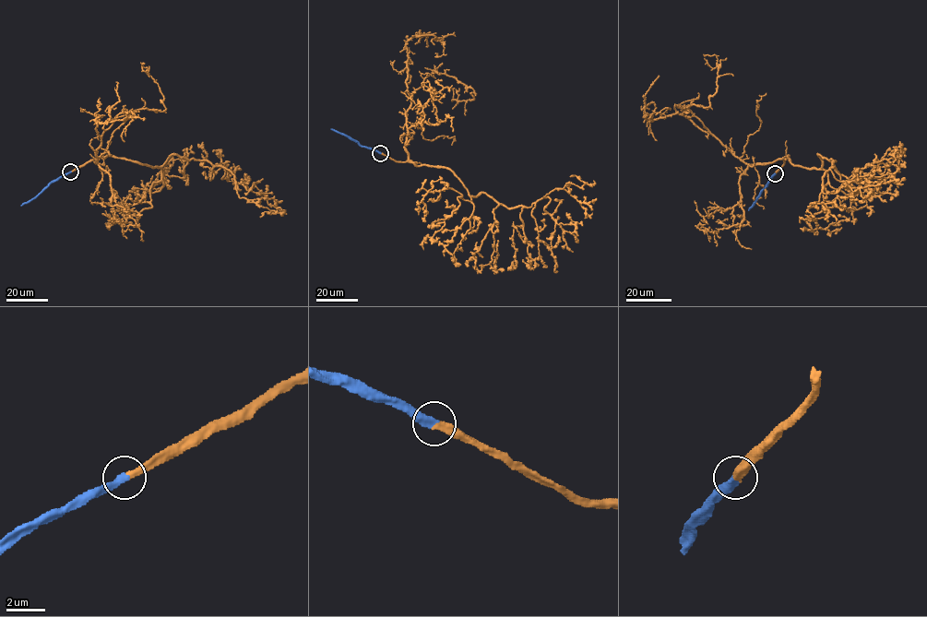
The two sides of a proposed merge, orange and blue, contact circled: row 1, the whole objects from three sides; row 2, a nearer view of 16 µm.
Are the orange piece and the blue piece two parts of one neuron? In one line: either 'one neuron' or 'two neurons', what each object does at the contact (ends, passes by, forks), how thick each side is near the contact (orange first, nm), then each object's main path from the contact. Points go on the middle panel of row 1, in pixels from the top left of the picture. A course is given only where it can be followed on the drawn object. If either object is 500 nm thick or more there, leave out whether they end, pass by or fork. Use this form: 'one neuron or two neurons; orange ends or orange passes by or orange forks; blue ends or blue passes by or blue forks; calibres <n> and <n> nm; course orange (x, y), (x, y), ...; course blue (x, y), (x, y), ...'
one neuron; orange ends; blue ends; calibres 360 and 400 nm; course orange (380, 153), (446, 167), (469, 195), (485, 193), (507, 207), (548, 197), (557, 272); course blue (380, 153), (331, 129)

